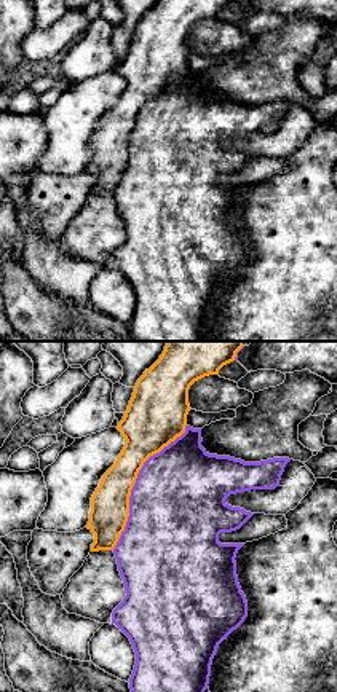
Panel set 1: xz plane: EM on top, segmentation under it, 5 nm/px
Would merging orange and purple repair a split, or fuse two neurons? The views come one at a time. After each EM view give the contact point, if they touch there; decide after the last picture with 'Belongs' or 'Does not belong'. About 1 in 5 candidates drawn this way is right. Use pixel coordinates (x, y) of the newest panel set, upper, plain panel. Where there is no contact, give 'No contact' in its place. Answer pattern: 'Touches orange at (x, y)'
Touches orange at (134, 125)

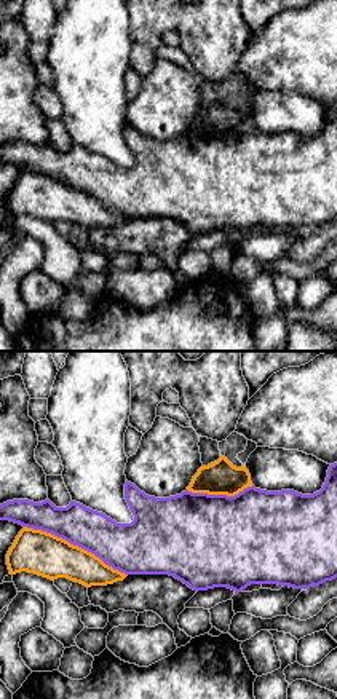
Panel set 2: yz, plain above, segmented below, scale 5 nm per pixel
Touches orange at (75, 189)

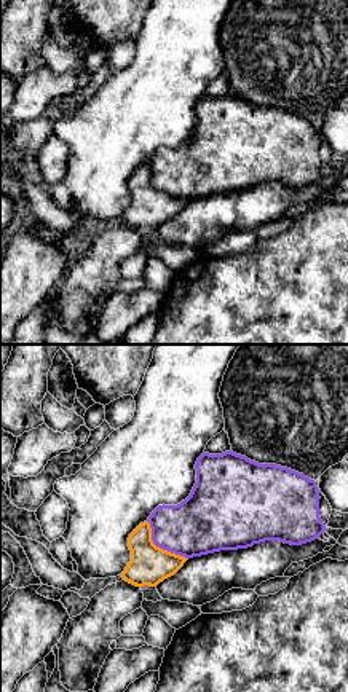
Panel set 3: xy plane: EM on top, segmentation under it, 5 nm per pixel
Touches orange at (158, 190)

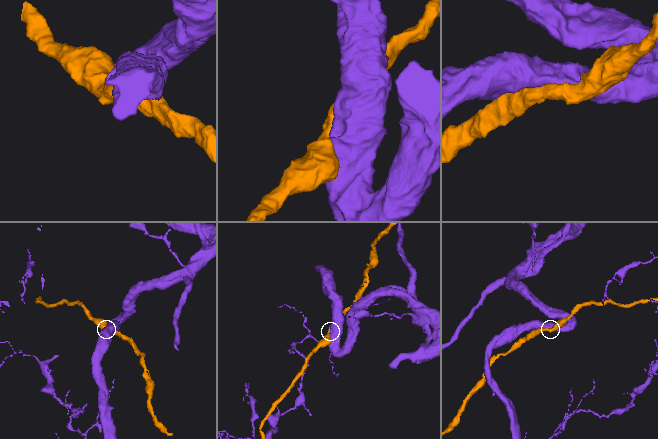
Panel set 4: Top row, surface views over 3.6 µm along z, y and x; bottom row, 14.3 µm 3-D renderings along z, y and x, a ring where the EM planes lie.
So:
Does not belong

